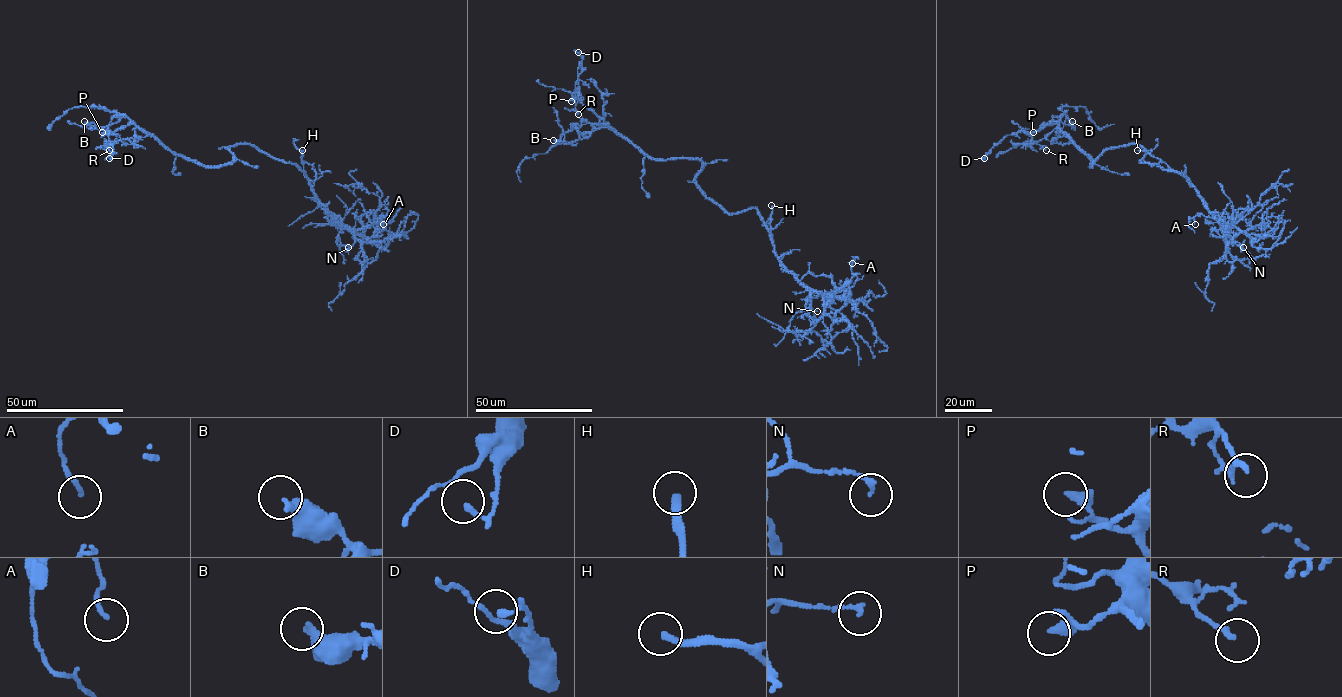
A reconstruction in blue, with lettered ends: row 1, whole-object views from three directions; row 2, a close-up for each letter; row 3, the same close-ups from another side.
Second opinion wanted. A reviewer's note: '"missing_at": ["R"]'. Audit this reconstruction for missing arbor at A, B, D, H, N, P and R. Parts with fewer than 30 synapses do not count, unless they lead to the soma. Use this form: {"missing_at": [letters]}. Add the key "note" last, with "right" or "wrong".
{"missing_at": ["H"], "note": "wrong"}

